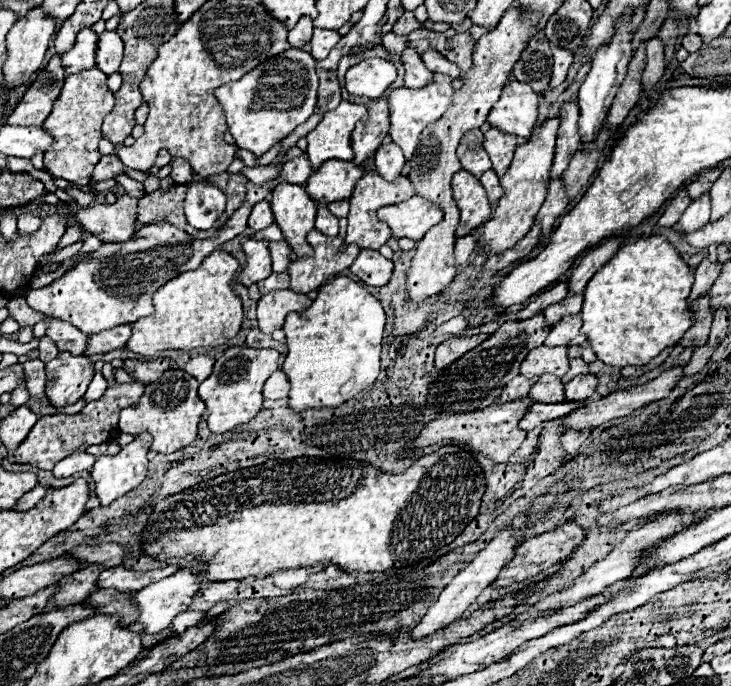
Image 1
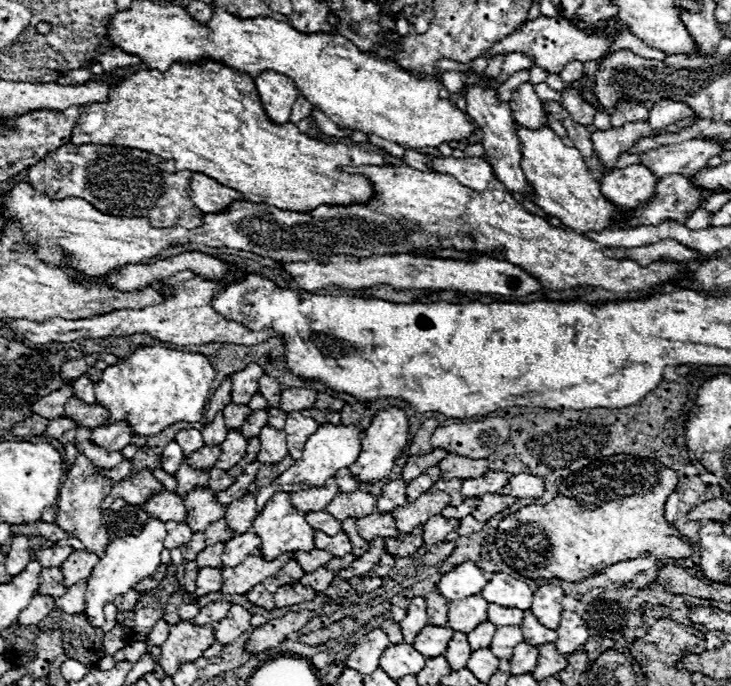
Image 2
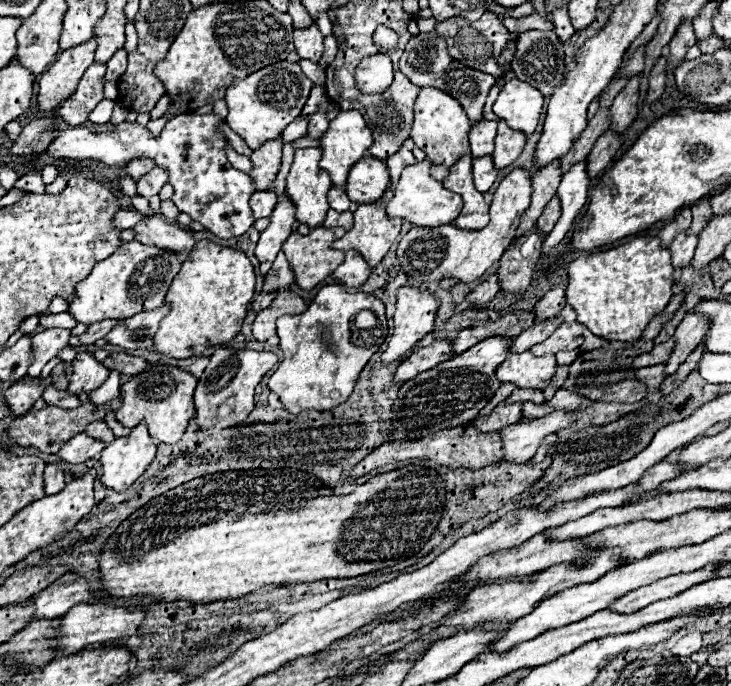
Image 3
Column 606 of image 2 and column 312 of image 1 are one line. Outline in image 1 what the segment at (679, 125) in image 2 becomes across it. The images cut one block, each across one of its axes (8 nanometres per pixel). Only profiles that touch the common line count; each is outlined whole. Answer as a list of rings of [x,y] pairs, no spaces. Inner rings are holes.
[[[342,100],[336,110],[324,114],[320,124],[308,132],[308,158],[312,168],[320,168],[326,160],[352,160],[350,132],[356,122],[366,116],[366,106]]]

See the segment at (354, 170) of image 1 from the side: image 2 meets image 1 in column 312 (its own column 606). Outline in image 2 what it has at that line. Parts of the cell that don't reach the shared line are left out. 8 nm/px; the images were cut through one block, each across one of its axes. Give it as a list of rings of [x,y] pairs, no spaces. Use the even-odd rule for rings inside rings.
[[[642,164],[628,168],[614,168],[600,178],[600,188],[614,204],[622,208],[636,208],[646,204],[656,194],[658,178]]]

